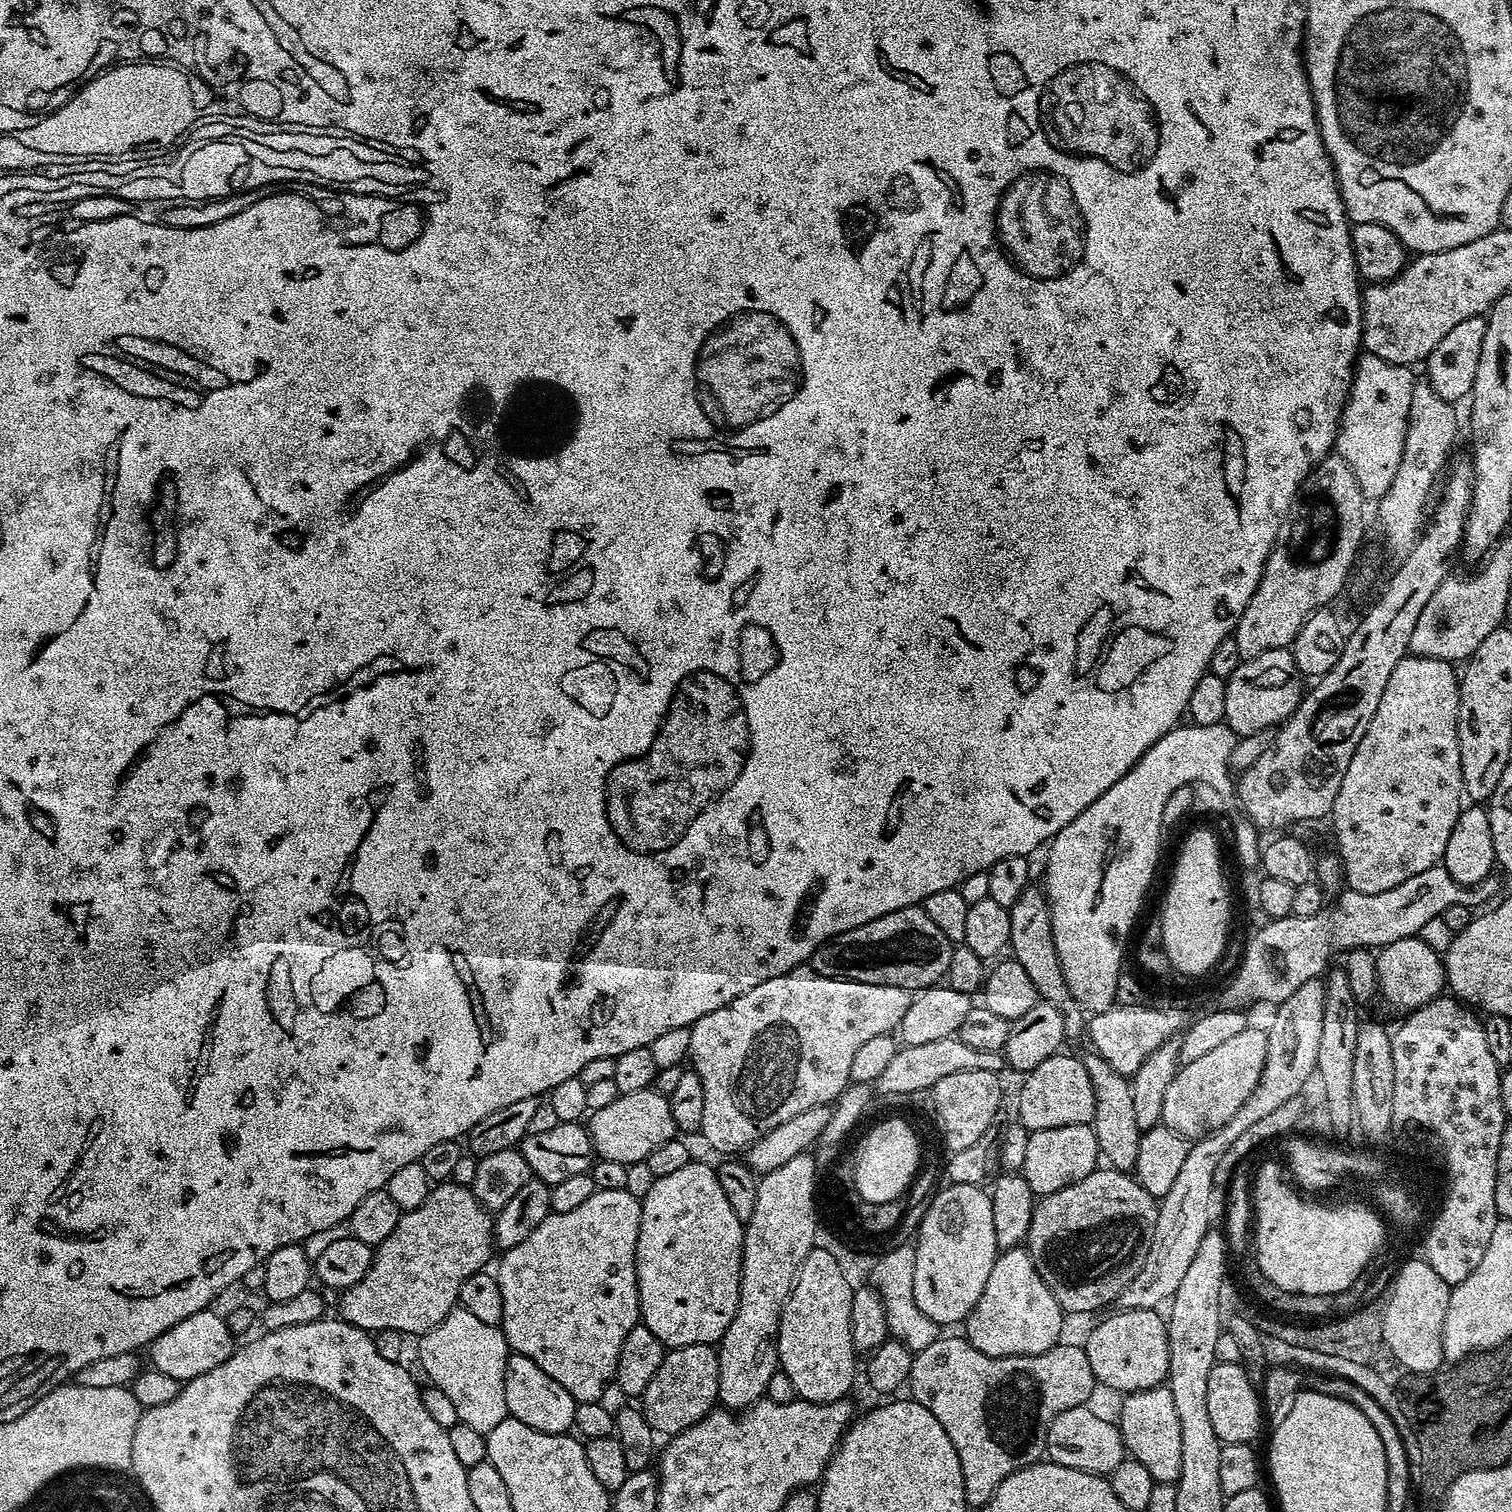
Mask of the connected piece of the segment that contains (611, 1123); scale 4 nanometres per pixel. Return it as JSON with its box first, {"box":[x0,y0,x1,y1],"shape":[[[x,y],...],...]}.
{"box":[586,1087,678,1165],"shape":[[[655,1087],[637,1090],[634,1094],[620,1094],[614,1102],[610,1102],[610,1106],[591,1113],[586,1127],[593,1153],[599,1159],[626,1165],[647,1160],[654,1150],[658,1150],[658,1146],[662,1146],[662,1142],[673,1139],[678,1132],[674,1114],[670,1114],[668,1097],[658,1094]]]}

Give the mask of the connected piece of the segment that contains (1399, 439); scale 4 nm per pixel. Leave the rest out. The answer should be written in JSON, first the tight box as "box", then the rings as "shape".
{"box":[1335,354,1417,498],"shape":[[[1367,354],[1357,359],[1348,394],[1348,405],[1340,416],[1340,430],[1336,434],[1335,451],[1354,470],[1358,486],[1365,498],[1381,498],[1390,490],[1398,473],[1406,443],[1410,402],[1417,377],[1407,364],[1391,364]]]}

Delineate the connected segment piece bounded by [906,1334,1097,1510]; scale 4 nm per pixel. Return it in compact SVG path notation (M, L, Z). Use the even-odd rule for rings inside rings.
M941 1335L926 1350L915 1353L912 1358L912 1369L906 1385L911 1399L917 1400L946 1430L954 1450L958 1450L958 1462L962 1462L962 1482L966 1490L966 1502L969 1509L978 1510L1002 1486L1010 1474L1022 1470L1031 1464L1041 1463L1047 1446L1047 1430L1064 1410L1071 1407L1082 1407L1090 1398L1090 1392L1096 1386L1094 1370L1090 1370L1090 1358L1086 1358L1079 1343L1061 1342L1042 1354L1033 1356L1003 1356L994 1358L974 1350L963 1335Z

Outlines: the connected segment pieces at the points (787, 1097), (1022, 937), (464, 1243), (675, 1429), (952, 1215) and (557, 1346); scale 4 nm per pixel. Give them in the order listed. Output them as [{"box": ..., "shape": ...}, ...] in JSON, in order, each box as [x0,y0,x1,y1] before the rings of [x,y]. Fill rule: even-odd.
[{"box":[690,966,913,1154],"shape":[[[801,966],[792,969],[791,972],[782,974],[778,978],[770,978],[760,985],[754,986],[754,990],[746,990],[734,1002],[698,1018],[691,1026],[690,1034],[690,1057],[691,1071],[702,1078],[702,1091],[704,1093],[704,1112],[702,1113],[702,1126],[699,1135],[704,1136],[704,1140],[716,1152],[728,1152],[724,1154],[743,1153],[755,1140],[761,1140],[774,1126],[782,1126],[782,1122],[790,1122],[790,1118],[802,1114],[802,1110],[810,1110],[814,1106],[823,1104],[831,1105],[837,1100],[844,1089],[850,1083],[850,1065],[854,1059],[854,1053],[869,1040],[895,1033],[900,1027],[902,1017],[906,1015],[906,1010],[910,1007],[913,993],[902,986],[878,986],[870,982],[850,982],[849,980],[839,980],[838,978],[826,978],[818,974],[810,966]]]},{"box":[1010,886,1086,1045],"shape":[[[1030,886],[1014,902],[1010,909],[1010,945],[1011,959],[1026,970],[1030,982],[1034,982],[1034,990],[1037,997],[1043,1003],[1054,1006],[1058,1014],[1062,1014],[1064,1023],[1064,1038],[1070,1045],[1084,1044],[1086,1040],[1086,1012],[1080,1007],[1078,1001],[1068,993],[1066,978],[1062,974],[1062,966],[1058,962],[1058,950],[1054,946],[1054,934],[1052,933],[1052,919],[1048,909],[1048,897],[1044,894],[1043,887]]]},{"box":[339,1182,494,1338],"shape":[[[445,1182],[435,1185],[426,1202],[422,1202],[418,1210],[403,1213],[390,1238],[375,1245],[372,1265],[366,1272],[366,1278],[339,1293],[339,1319],[350,1322],[369,1334],[402,1332],[409,1337],[419,1338],[424,1333],[434,1330],[434,1326],[438,1326],[438,1322],[442,1322],[442,1318],[446,1318],[446,1314],[450,1314],[452,1309],[457,1307],[462,1282],[466,1282],[470,1274],[485,1271],[489,1267],[488,1259],[491,1258],[492,1252],[494,1253],[494,1216],[480,1205],[471,1187],[464,1185],[463,1188],[456,1183]]]},{"box":[642,1344,720,1438],"shape":[[[710,1344],[665,1351],[662,1366],[650,1378],[650,1386],[646,1386],[642,1397],[642,1411],[653,1432],[664,1438],[677,1436],[717,1407],[720,1387],[716,1353],[717,1349]]]},{"box":[914,1183,998,1326],"shape":[[[949,1183],[947,1187],[941,1187],[933,1195],[920,1223],[920,1230],[914,1237],[914,1302],[918,1302],[918,1310],[922,1310],[922,1314],[926,1314],[926,1318],[930,1318],[938,1326],[959,1325],[968,1319],[978,1298],[982,1298],[982,1290],[986,1290],[986,1278],[990,1278],[990,1270],[994,1270],[998,1255],[991,1195],[981,1186]]]},{"box":[494,1188,641,1404],"shape":[[[624,1188],[622,1190],[597,1190],[582,1202],[575,1210],[565,1212],[549,1212],[542,1222],[538,1222],[534,1234],[530,1238],[518,1242],[518,1246],[507,1249],[500,1260],[500,1265],[494,1268],[494,1275],[498,1282],[498,1290],[502,1290],[502,1331],[508,1340],[508,1347],[515,1355],[530,1358],[534,1366],[546,1370],[562,1390],[566,1390],[575,1399],[577,1404],[582,1402],[603,1401],[604,1391],[608,1384],[613,1383],[616,1374],[618,1354],[622,1350],[622,1342],[626,1342],[626,1334],[634,1330],[636,1324],[641,1323],[640,1303],[638,1302],[638,1278],[636,1277],[636,1247],[638,1246],[638,1226],[640,1225],[640,1201],[634,1198]]]}]

